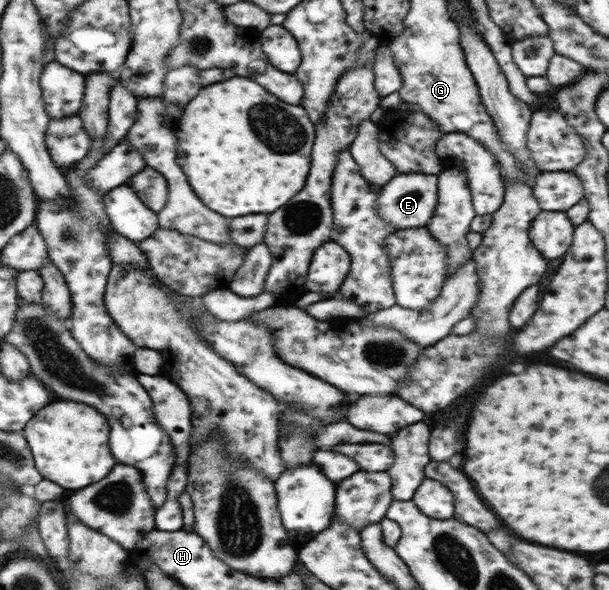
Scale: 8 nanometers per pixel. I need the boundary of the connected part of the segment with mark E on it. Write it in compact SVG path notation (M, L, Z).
M397 173L391 181L382 186L377 197L377 214L393 224L398 230L405 228L425 228L431 221L437 207L438 175L422 173Z

